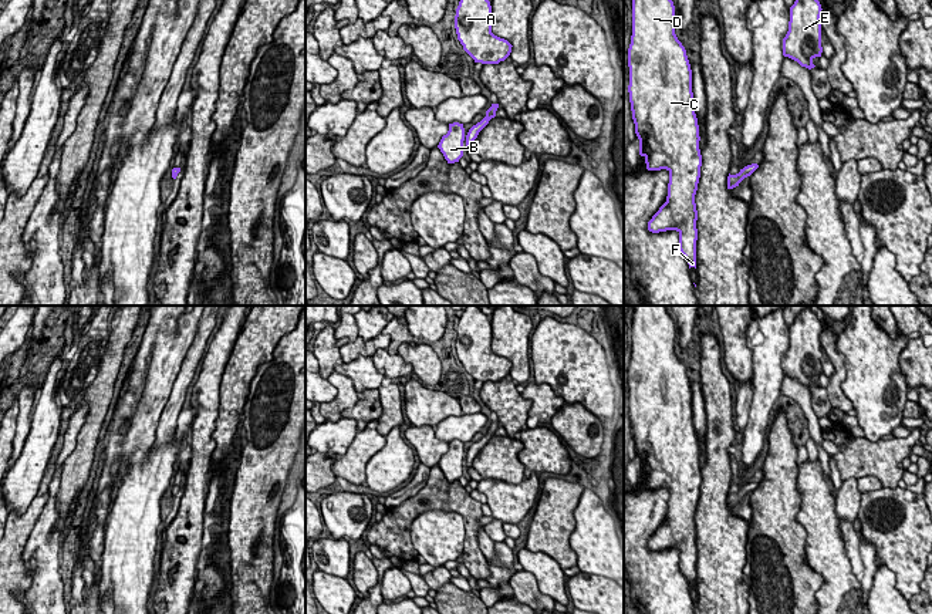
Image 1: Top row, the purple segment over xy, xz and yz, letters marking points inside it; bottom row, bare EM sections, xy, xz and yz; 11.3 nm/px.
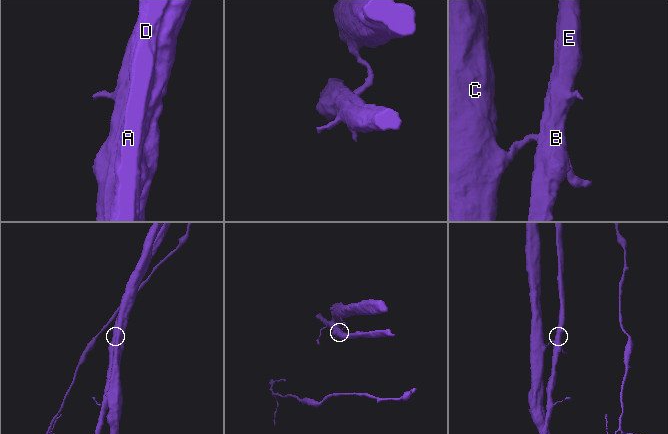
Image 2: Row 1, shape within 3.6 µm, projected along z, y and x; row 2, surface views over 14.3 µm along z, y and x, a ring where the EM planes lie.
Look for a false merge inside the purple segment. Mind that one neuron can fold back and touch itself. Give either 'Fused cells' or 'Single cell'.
Fused cells

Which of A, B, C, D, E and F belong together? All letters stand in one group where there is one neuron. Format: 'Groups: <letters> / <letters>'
Groups: A C D F / B E

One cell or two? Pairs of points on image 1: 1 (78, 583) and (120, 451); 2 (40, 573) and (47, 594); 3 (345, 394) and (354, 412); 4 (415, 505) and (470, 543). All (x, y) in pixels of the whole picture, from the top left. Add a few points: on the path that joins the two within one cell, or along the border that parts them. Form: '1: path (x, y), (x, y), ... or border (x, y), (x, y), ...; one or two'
1: border (94, 491), (111, 491), (110, 510); two
2: path (46, 579), (46, 589); one
3: border (360, 398), (345, 408), (341, 417); two
4: path (435, 502), (456, 502), (470, 516), (470, 523); one

